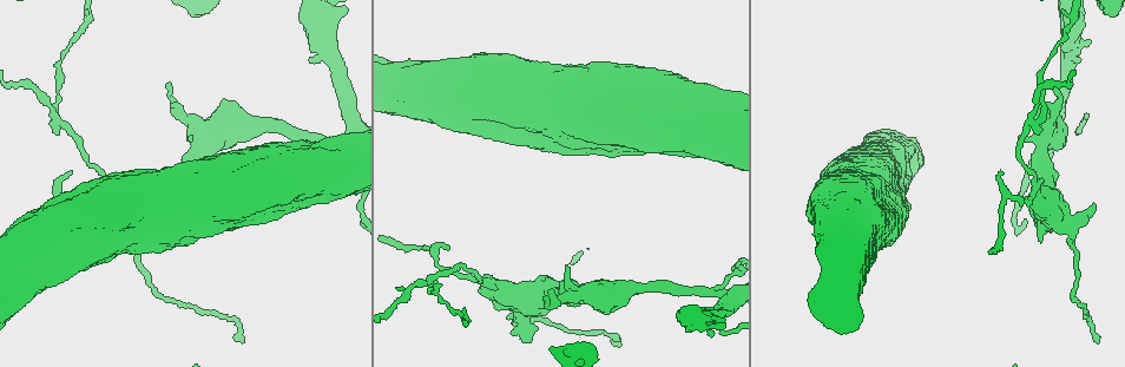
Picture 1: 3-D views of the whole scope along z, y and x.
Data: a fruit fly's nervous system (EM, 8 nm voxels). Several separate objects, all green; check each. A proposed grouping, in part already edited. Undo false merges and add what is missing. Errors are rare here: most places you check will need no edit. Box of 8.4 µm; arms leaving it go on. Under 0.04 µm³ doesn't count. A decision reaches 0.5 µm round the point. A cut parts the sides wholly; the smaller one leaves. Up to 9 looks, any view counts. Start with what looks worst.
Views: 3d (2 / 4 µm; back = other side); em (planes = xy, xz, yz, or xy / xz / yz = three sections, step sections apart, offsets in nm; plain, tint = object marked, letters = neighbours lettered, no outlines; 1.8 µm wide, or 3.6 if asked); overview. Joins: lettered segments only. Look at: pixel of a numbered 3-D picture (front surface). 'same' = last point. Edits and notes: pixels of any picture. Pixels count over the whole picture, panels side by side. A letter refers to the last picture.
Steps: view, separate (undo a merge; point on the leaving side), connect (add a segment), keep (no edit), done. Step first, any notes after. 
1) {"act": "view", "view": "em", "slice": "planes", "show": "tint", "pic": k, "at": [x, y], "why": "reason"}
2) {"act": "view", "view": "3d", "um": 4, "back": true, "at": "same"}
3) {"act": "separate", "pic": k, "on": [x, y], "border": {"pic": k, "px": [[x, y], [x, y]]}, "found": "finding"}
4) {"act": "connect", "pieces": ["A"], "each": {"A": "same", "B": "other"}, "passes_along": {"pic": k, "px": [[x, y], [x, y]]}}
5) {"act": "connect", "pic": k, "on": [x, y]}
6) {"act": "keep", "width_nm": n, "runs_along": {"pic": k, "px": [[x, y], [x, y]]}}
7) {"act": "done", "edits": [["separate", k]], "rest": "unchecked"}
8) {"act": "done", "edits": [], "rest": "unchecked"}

{"act": "view", "view": "em", "slice": "planes", "show": "tint", "pic": 1, "at": [55, 117], "why": "side arm on a straight run"}

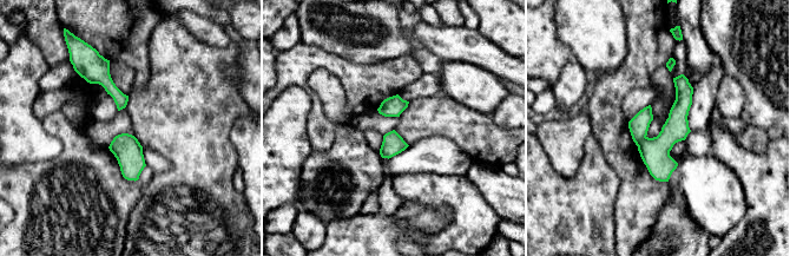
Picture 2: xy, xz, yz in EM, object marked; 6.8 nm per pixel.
{"act": "view", "view": "em", "slice": "planes", "show": "letters", "at": "same"}

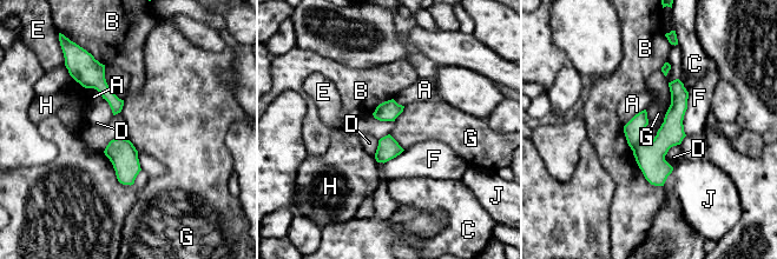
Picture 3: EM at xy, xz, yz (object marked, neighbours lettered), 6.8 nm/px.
{"act": "separate", "pic": 3, "on": [650, 157], "each": {"A": "other", "B": "other", "C": "other", "D": "other", "E": "other", "F": "other", "G": "other", "H": "other", "J": "other"}, "part_leaving": {"pic": 3, "px": [[677, 82], [657, 183]]}, "found": "two neurons meet here"}

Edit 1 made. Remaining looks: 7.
{"act": "view", "view": "overview"}

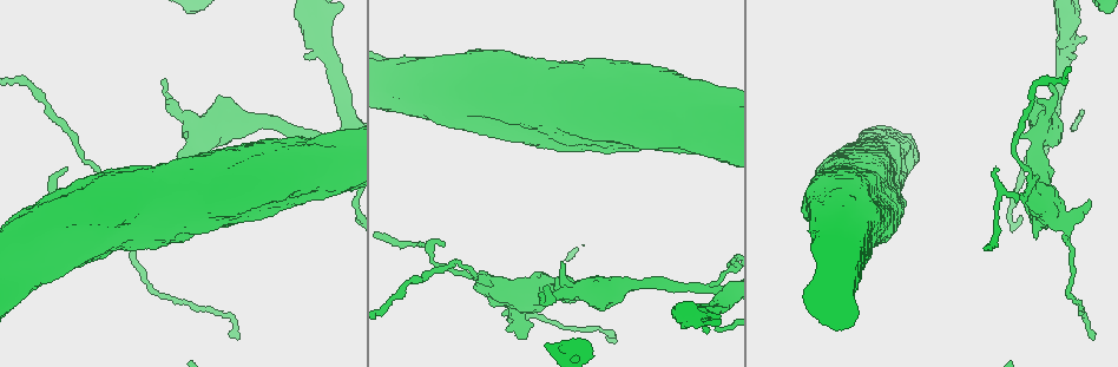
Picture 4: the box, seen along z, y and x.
{"act": "view", "view": "em", "slice": "xz", "step": 16, "show": "tint", "pic": 4, "at": [480, 278], "why": "calibre changes"}

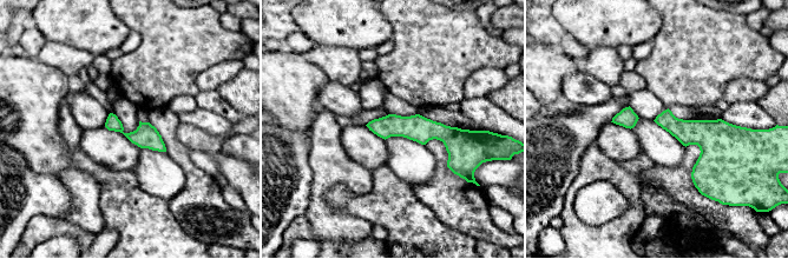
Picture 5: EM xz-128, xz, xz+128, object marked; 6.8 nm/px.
{"act": "view", "view": "em", "slice": "xz", "step": 16, "show": "letters", "at": "same"}

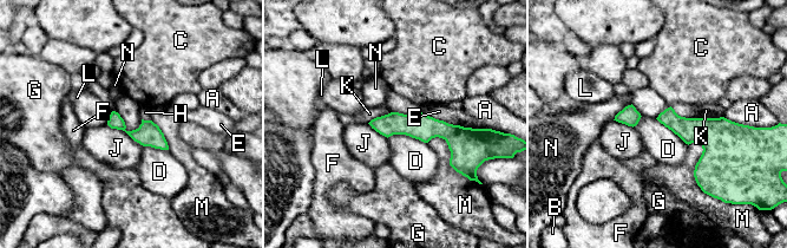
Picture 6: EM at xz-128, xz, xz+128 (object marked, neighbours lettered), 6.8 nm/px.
{"act": "keep", "width_nm": 120, "each": {"A": "other", "B": "other", "C": "other", "D": "other", "E": "other", "F": "other", "G": "other", "H": "other", "J": "other", "K": "other", "L": "other", "M": "other", "N": "other"}, "runs_along": {"pic": 6, "px": [[373, 123], [466, 131]]}, "found": "all the same neuron"}

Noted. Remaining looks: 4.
{"act": "view", "view": "em", "slice": "planes", "show": "letters", "pic": 4, "at": [312, 17], "why": "thick turns thin"}

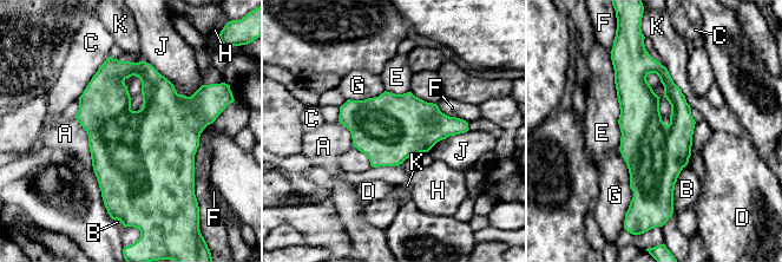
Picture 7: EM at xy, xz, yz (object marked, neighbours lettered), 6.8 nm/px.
{"act": "keep", "each": {"A": "other", "B": "other", "C": "other", "D": "other", "E": "other", "F": "other", "G": "other", "H": "other", "J": "other", "K": "other"}, "border": {"pic": 7, "px": [[611, 64], [619, 109], [619, 148]]}, "found": "continuous, no second neuron"}

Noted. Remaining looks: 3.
{"act": "view", "view": "em", "um": 3.6, "slice": "xy", "step": 16, "show": "letters", "pic": 4, "at": [570, 283], "why": "three-way junction"}

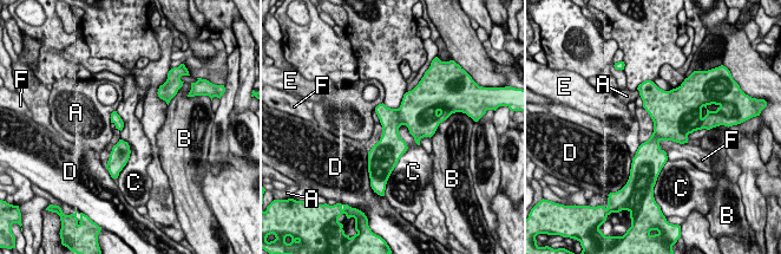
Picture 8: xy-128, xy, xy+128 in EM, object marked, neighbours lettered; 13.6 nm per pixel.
{"act": "keep", "each": {"A": "other", "B": "other", "C": "other", "D": "other", "E": "other", "F": "other"}, "border": {"pic": 8, "px": [[405, 124], [407, 150], [391, 171]]}, "found": "all the same neuron"}

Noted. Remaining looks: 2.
{"act": "done", "edits": [["separate", 3]], "rest": "unchecked"}

